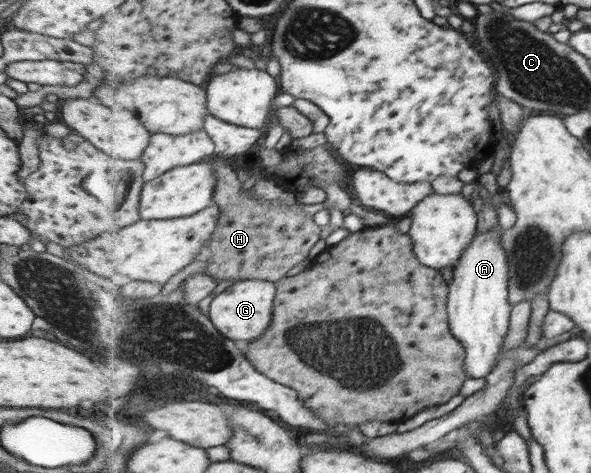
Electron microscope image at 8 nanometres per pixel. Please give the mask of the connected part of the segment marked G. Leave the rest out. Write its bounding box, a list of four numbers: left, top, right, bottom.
[209,279,277,342]

